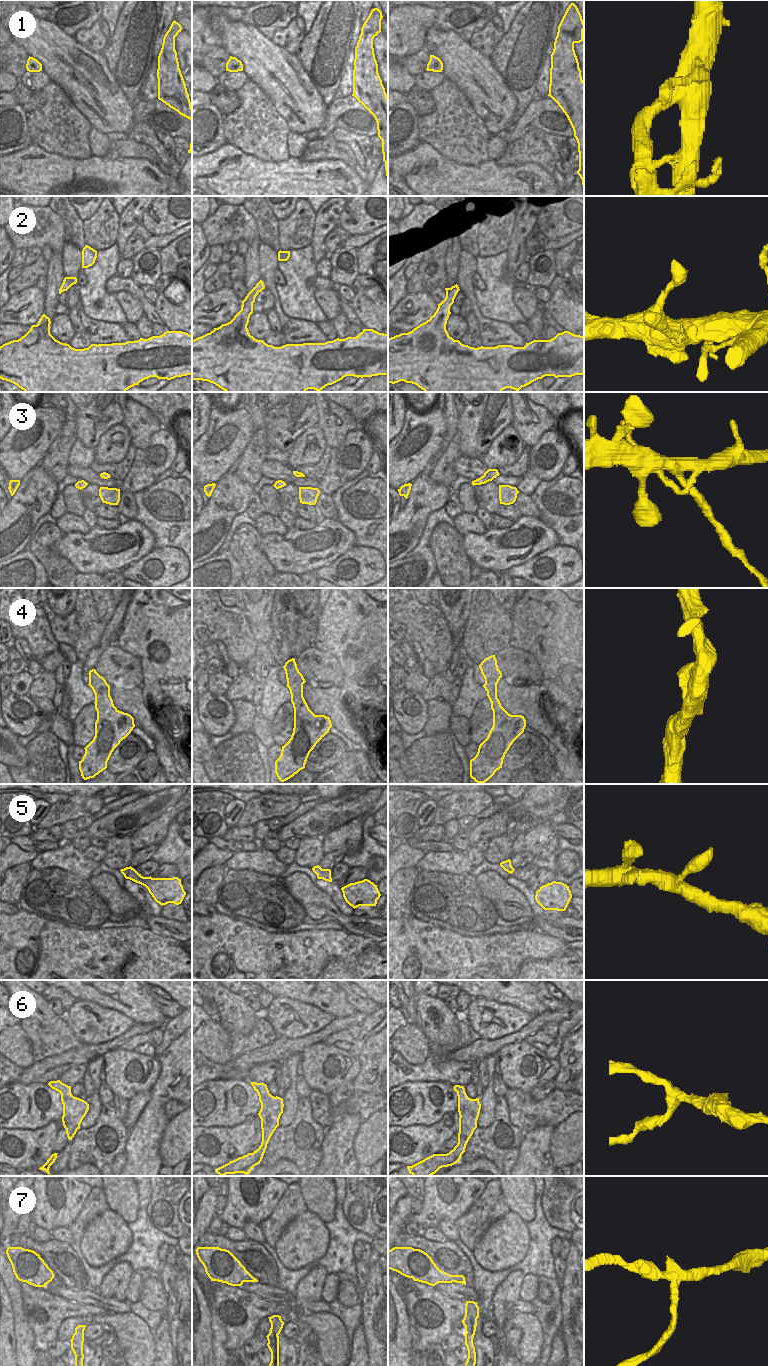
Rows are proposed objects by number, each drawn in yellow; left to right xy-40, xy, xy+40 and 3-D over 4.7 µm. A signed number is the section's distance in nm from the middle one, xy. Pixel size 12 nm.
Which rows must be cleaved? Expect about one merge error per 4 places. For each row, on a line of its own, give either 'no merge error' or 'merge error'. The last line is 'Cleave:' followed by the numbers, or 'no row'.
1: no merge error
2: no merge error
3: merge error
4: no merge error
5: no merge error
6: merge error
7: merge error
Cleave: 3, 6, 7

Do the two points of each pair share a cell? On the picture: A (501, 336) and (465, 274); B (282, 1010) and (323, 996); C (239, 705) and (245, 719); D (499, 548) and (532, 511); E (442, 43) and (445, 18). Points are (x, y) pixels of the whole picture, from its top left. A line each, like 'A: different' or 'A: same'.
A: same
B: different
C: same
D: different
E: different

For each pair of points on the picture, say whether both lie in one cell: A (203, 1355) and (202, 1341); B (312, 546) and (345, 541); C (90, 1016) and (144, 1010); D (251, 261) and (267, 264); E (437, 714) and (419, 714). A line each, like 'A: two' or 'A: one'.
A: one
B: one
C: two
D: two
E: two

